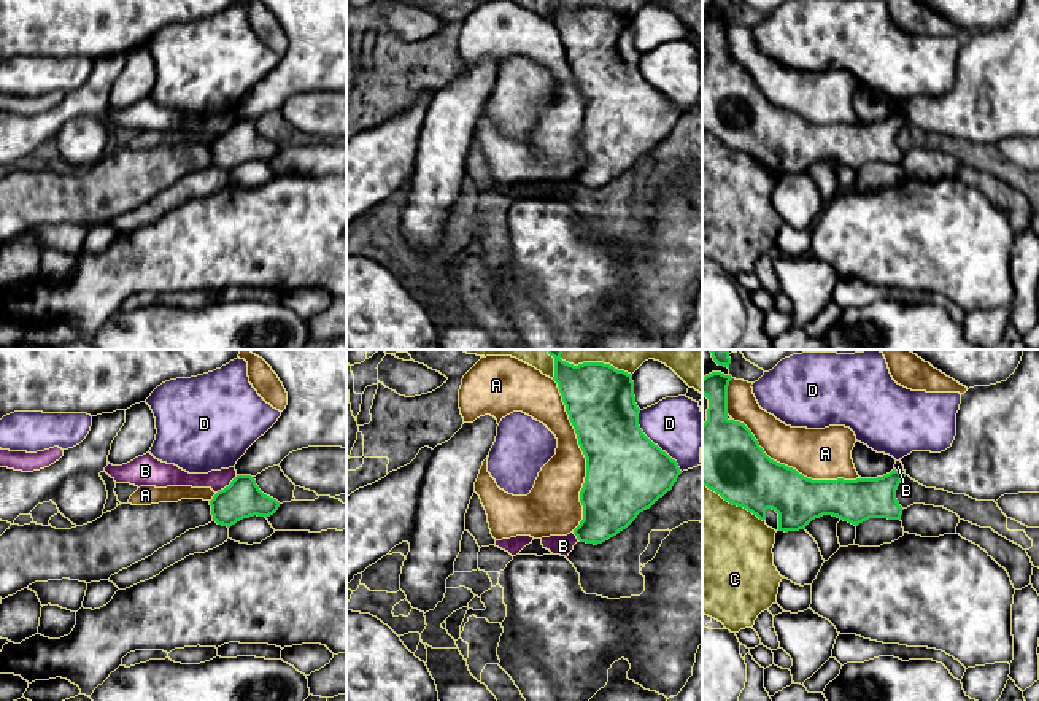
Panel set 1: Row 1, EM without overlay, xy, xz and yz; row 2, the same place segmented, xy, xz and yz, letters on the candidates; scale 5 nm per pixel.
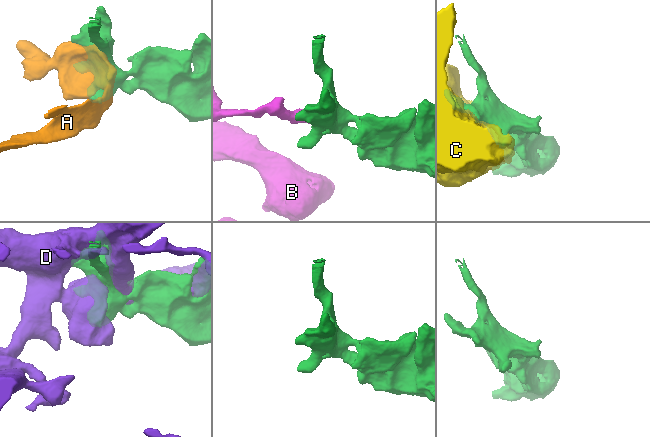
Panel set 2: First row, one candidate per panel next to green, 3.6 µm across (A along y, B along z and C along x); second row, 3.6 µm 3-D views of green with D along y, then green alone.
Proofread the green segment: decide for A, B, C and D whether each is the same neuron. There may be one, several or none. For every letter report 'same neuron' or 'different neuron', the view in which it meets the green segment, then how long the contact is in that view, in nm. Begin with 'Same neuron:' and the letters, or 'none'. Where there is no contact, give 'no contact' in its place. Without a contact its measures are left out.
Same neuron: none
A: different neuron | xz | 800 nm
B: different neuron | xy | 140 nm
C: different neuron | yz | 360 nm
D: different neuron | xz | 380 nm

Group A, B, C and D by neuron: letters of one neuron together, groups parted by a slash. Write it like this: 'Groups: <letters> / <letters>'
Groups: A / B / C / D

